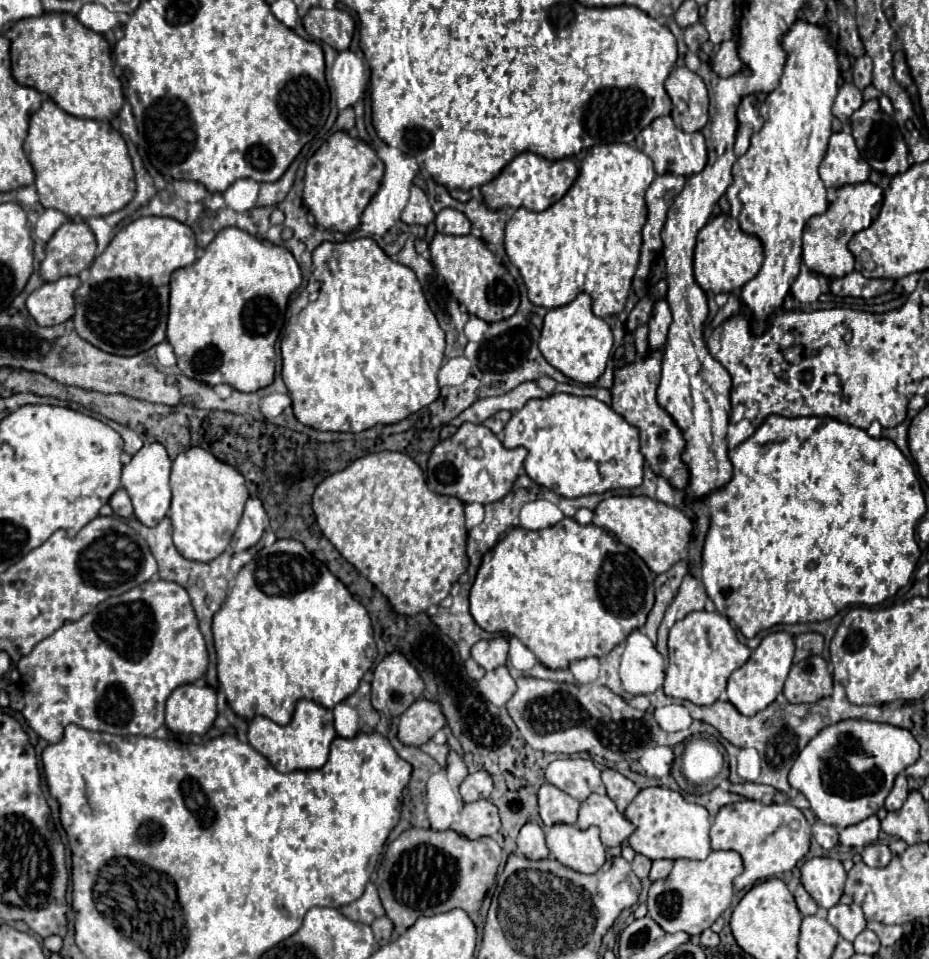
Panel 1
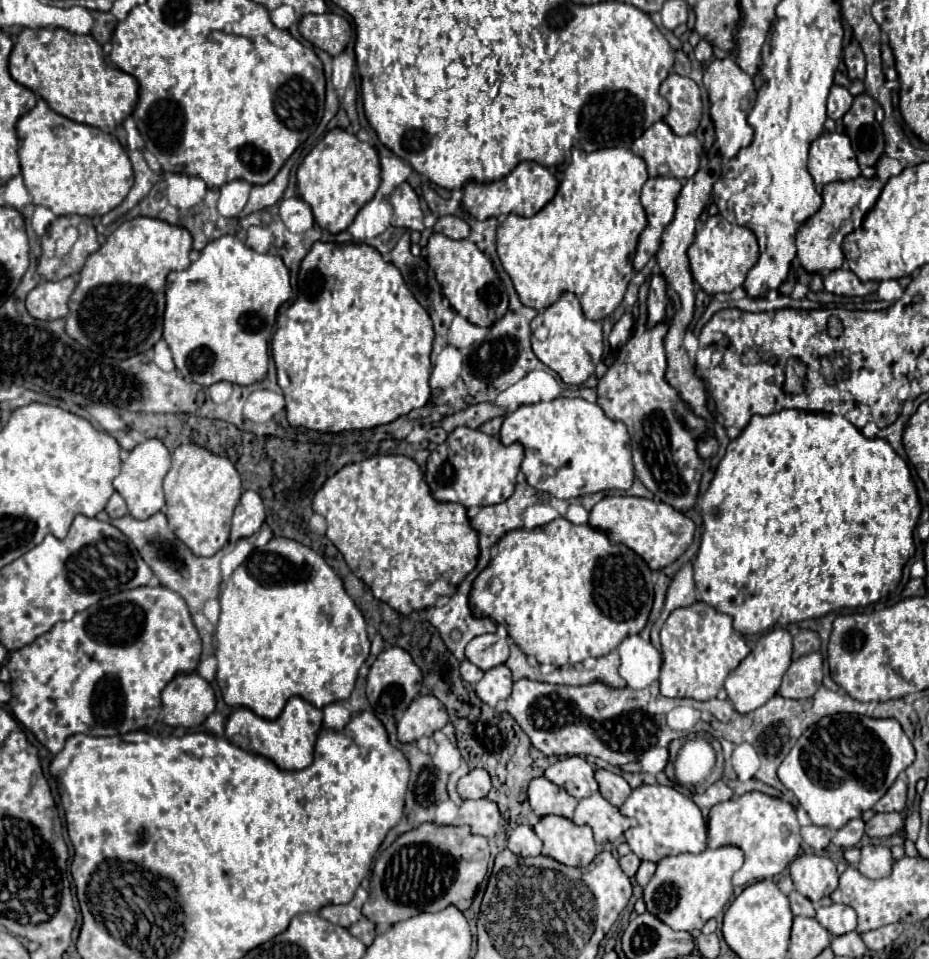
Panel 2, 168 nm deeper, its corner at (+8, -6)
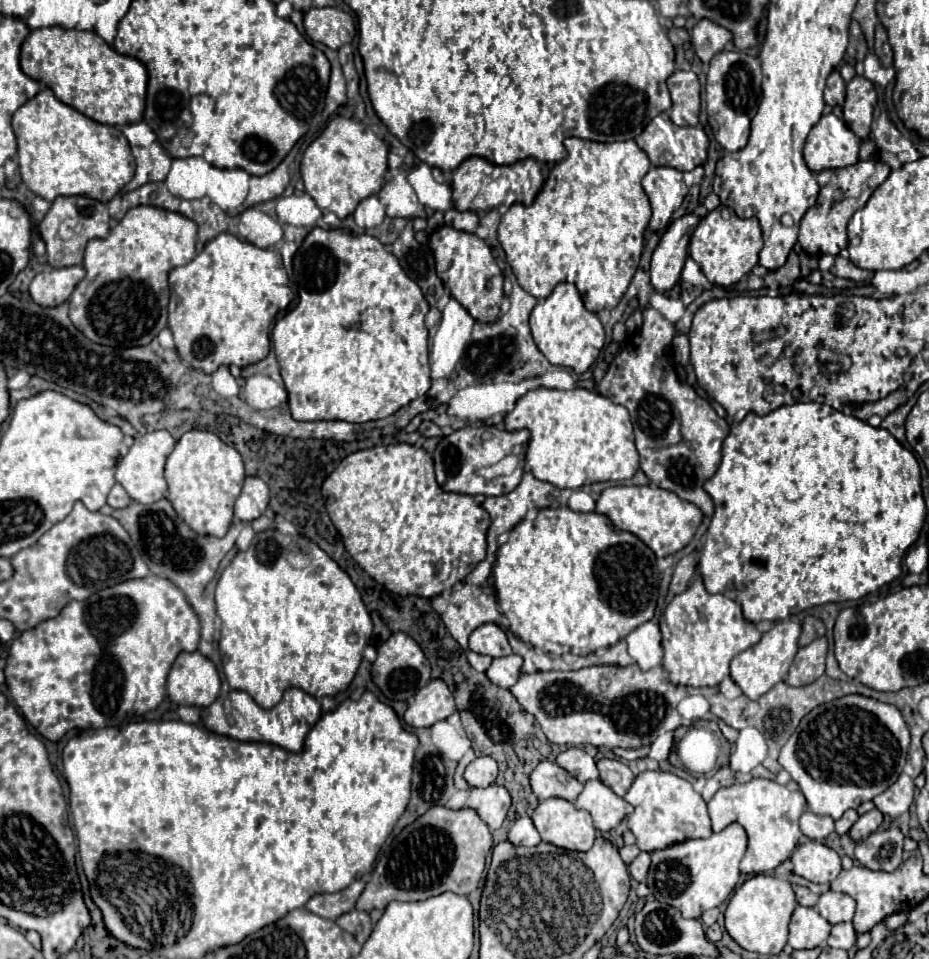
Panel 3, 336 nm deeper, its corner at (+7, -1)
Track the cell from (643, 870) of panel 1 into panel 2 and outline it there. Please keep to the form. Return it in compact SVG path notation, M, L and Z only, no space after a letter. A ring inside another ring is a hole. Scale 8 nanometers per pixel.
M628 853L626 857L620 857L620 867L622 871L632 879L640 867L640 859L634 855L634 853Z

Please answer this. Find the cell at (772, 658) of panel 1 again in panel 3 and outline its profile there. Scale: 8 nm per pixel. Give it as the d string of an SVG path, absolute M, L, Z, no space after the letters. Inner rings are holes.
M793 620L775 622L775 626L769 632L765 632L763 638L755 646L747 648L745 652L737 654L731 660L731 678L733 678L733 682L737 682L741 686L745 696L749 696L751 700L757 700L759 696L769 692L777 682L787 678L787 670L799 648L797 646L799 634L801 634L799 622L793 622Z

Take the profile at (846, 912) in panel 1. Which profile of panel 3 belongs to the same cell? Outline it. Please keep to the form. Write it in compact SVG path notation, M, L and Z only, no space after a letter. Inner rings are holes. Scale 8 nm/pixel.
M827 890L825 894L821 894L821 898L815 904L815 910L829 920L831 924L839 924L839 922L847 922L853 918L855 914L855 900L843 892L833 892Z

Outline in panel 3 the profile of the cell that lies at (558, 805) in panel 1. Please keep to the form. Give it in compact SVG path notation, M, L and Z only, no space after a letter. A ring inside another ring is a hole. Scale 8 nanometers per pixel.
M543 760L537 764L537 768L531 774L531 788L539 800L557 796L575 802L583 784L577 778L573 778L569 772L565 772L561 766L557 766L555 762Z

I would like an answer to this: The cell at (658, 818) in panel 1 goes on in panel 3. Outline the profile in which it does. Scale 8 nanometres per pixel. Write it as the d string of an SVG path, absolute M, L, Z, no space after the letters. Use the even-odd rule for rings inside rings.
M645 770L631 784L625 800L633 804L633 812L627 816L629 830L637 836L637 846L643 852L653 852L667 848L669 844L711 836L711 820L707 814L707 804L699 792L693 790L691 782L679 778L673 772Z

